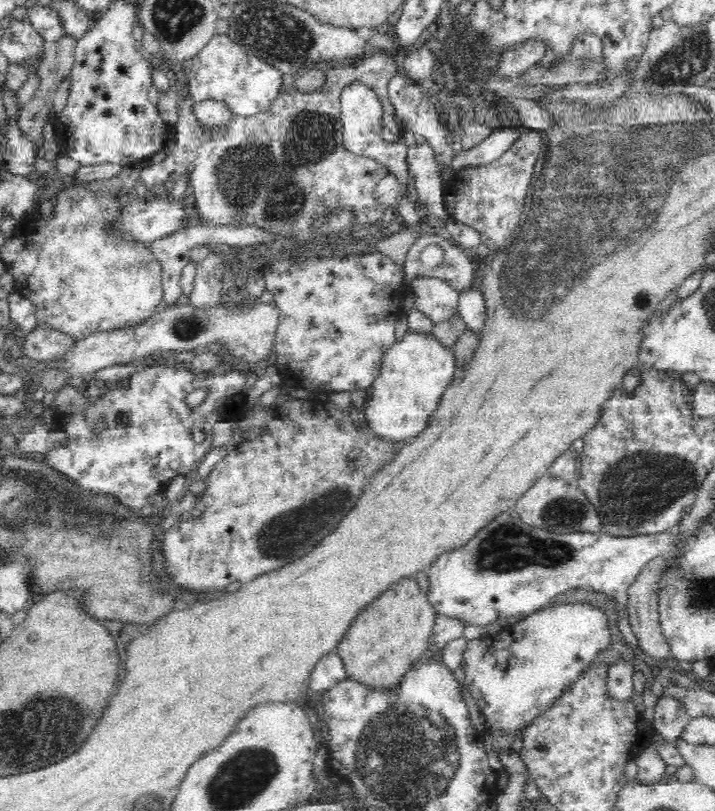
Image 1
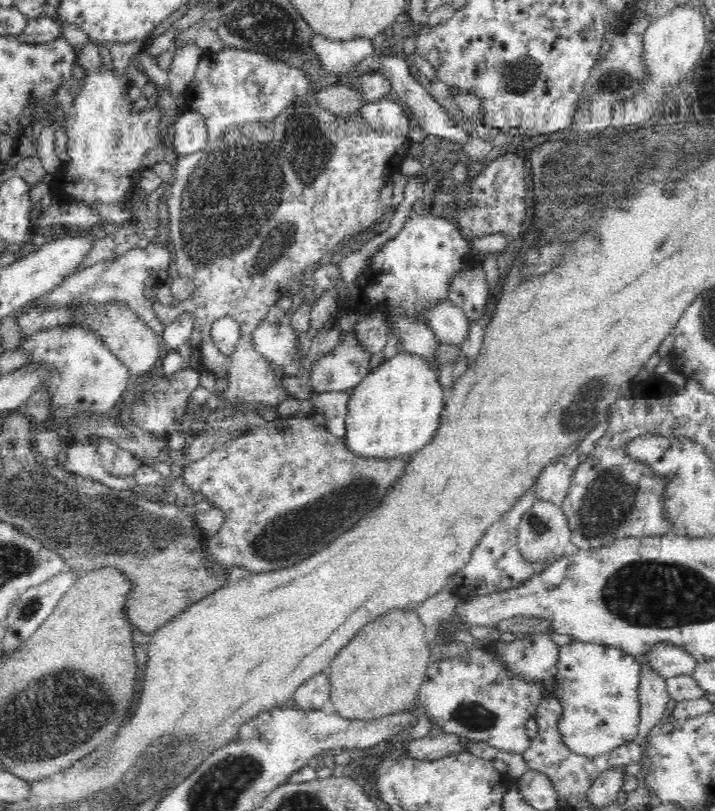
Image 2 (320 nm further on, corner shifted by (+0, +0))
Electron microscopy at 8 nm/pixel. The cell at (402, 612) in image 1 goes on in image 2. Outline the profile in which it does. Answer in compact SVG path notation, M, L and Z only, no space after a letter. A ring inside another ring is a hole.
M398 607L374 618L356 638L342 647L331 660L328 674L331 682L331 702L337 714L348 719L374 719L408 710L418 697L422 682L432 659L431 647L426 640L425 625L413 607Z

